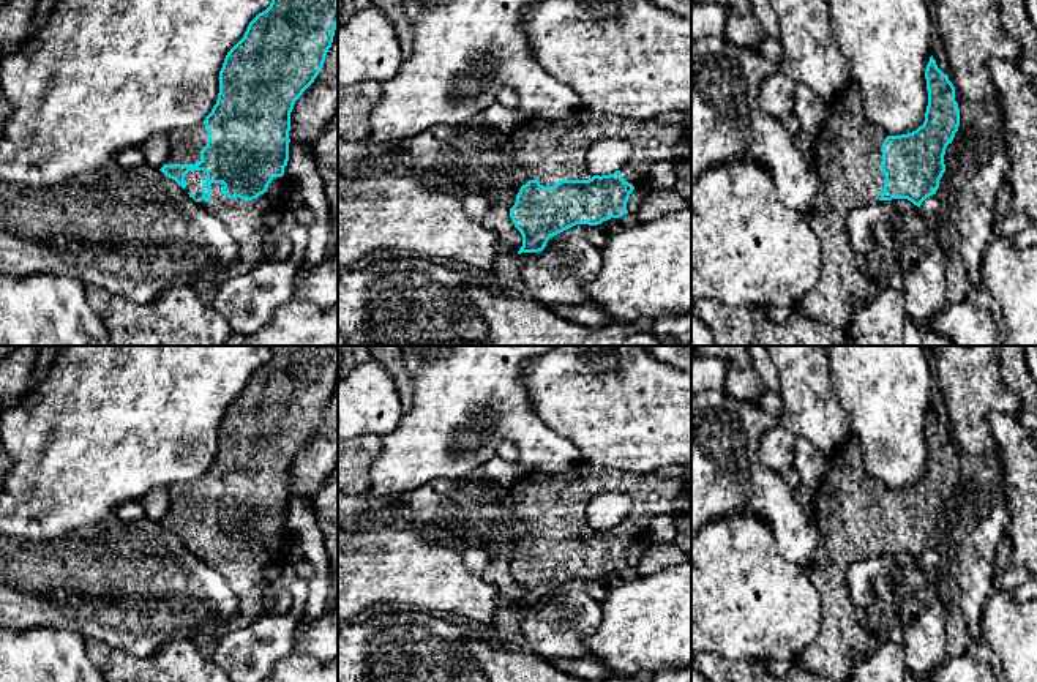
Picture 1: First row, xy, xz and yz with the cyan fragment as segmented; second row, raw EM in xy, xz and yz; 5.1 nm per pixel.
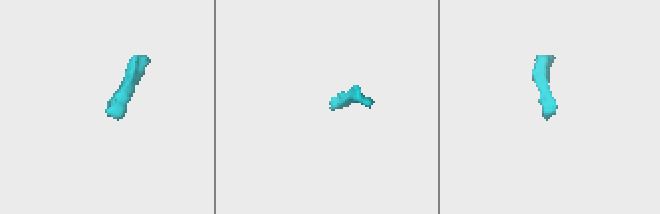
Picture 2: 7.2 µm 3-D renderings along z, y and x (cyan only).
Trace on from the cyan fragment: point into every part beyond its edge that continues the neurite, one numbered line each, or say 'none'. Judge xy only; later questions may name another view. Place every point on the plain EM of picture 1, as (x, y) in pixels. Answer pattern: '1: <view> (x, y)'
1: xy (247, 573)

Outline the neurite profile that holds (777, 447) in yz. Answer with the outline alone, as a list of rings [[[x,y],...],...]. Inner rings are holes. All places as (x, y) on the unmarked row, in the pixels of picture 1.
[[[784,428],[767,431],[759,440],[761,463],[778,474],[792,474],[796,436]]]

